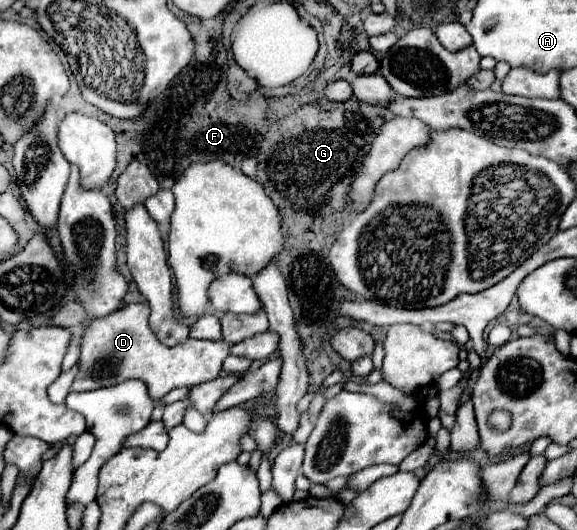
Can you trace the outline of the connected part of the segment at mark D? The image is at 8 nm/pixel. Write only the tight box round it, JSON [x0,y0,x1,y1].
[71,303,229,399]

